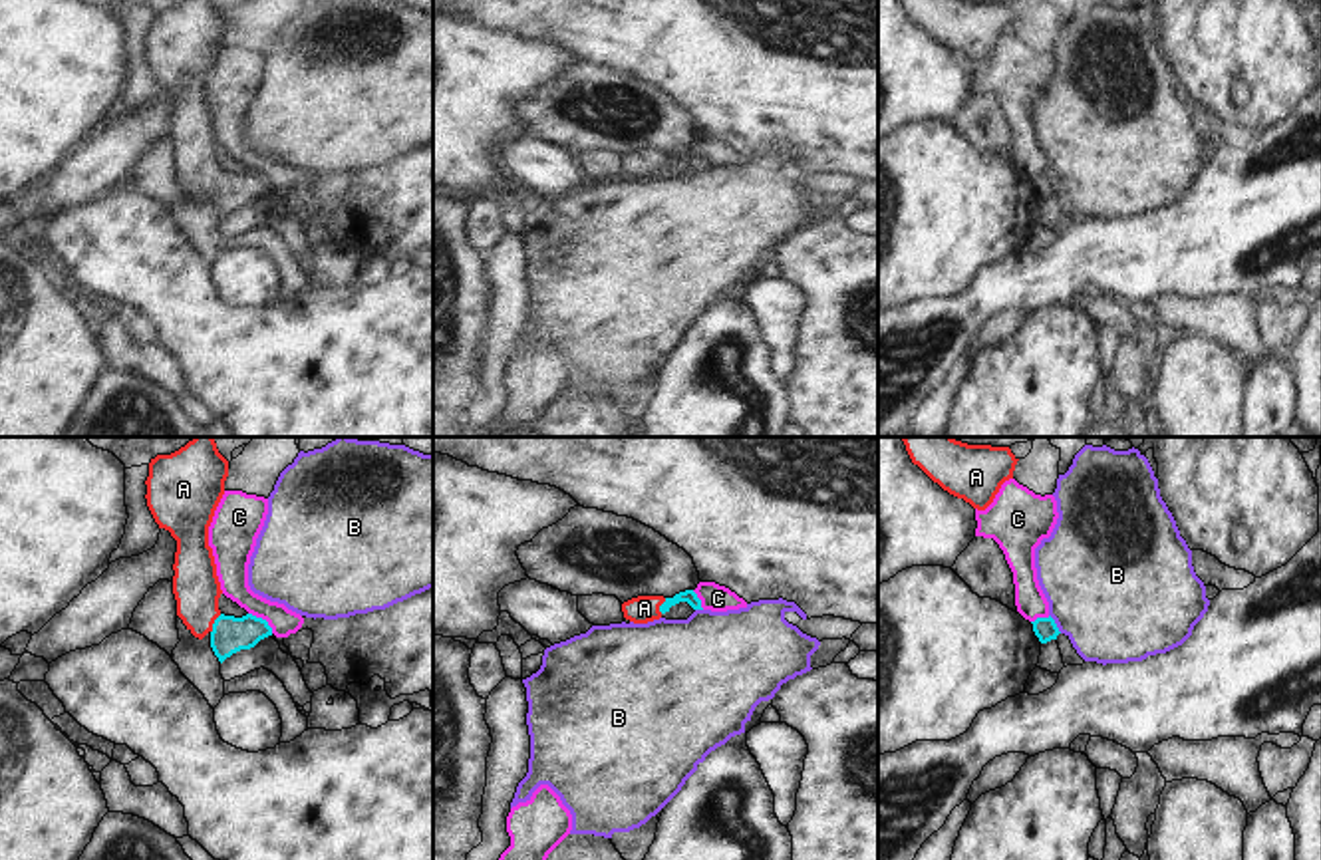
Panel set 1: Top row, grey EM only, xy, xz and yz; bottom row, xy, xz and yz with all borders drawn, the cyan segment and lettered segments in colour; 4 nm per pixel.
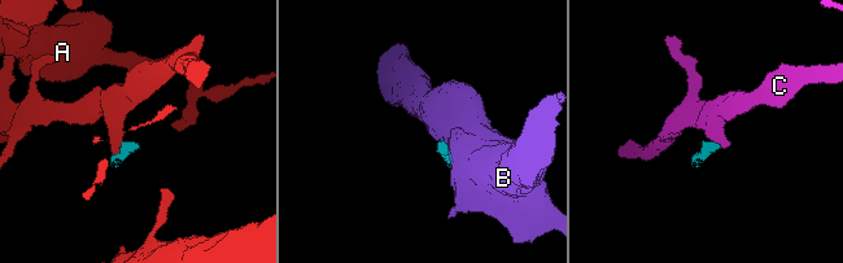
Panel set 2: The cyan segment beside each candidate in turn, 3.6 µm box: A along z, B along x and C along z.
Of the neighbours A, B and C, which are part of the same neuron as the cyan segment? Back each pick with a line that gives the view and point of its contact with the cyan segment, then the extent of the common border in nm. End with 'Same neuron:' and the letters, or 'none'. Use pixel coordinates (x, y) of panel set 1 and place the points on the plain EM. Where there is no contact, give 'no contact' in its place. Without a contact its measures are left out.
A: contact xy (213, 179); length 90 nm
Same neuron: A

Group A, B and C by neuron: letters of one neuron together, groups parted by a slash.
A / B / C

